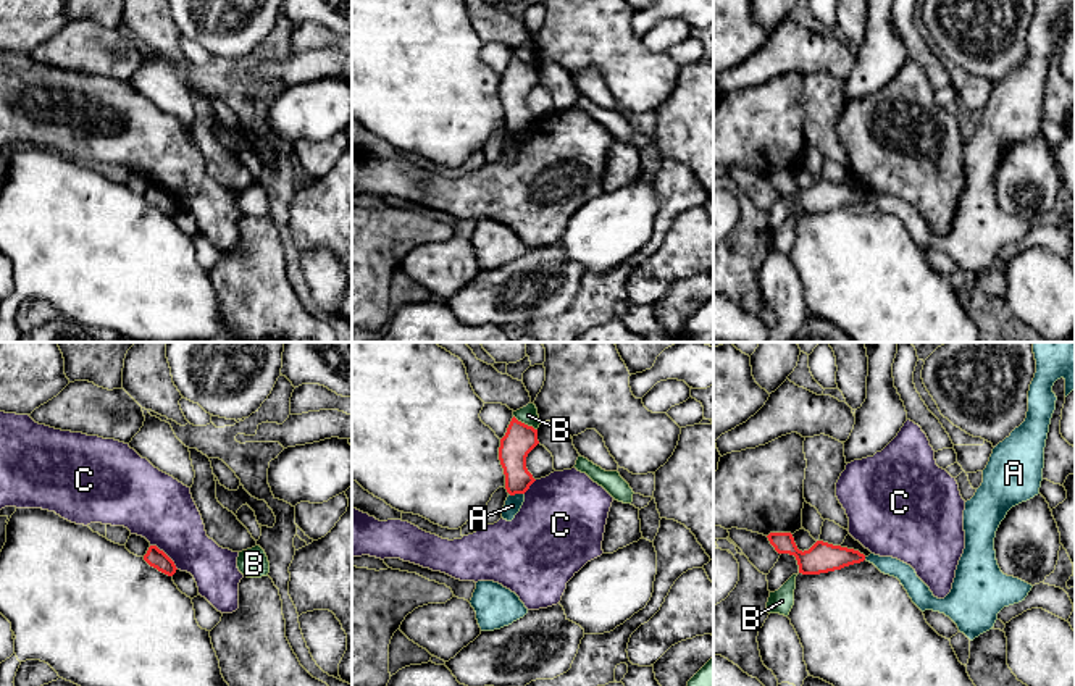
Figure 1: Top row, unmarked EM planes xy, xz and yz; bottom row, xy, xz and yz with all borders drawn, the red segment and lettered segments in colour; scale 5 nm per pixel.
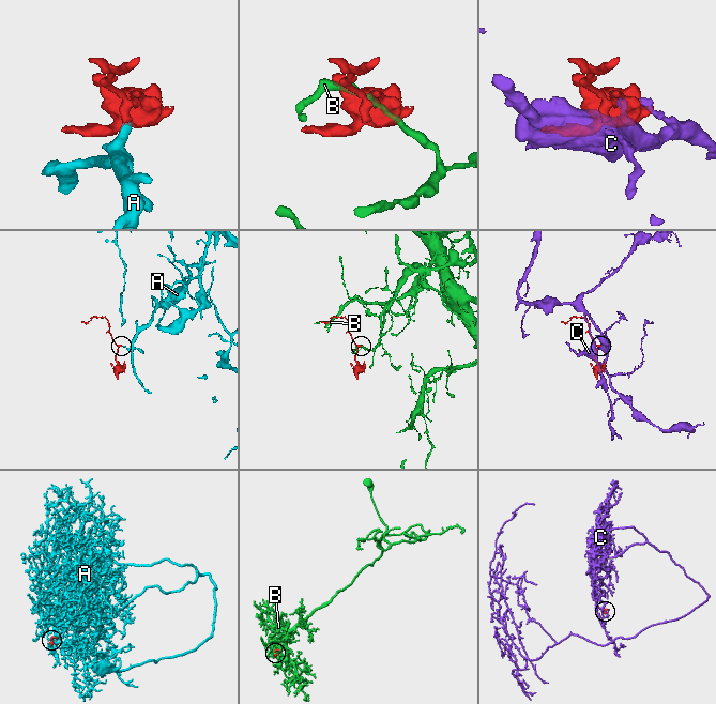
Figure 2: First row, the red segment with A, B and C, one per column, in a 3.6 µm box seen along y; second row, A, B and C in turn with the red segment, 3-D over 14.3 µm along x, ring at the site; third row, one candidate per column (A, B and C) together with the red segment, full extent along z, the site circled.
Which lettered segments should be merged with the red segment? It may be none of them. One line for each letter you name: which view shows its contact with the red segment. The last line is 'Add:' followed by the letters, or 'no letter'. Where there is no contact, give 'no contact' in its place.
Add: no letter

